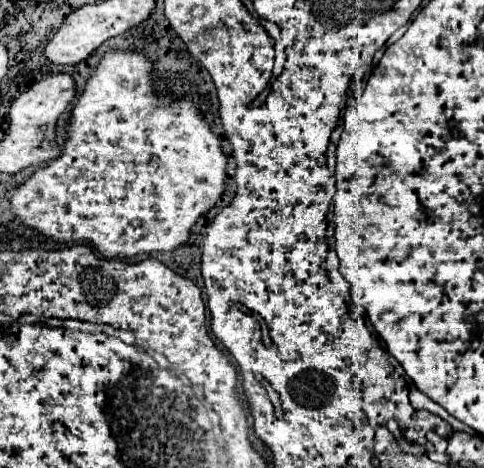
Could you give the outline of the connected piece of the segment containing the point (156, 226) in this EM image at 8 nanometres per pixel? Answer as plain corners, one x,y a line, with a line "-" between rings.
108,52
104,60
98,64
94,74
88,78
86,88
72,112
72,118
68,122
68,142
64,144
62,156
50,162
50,166
40,168
34,172
32,178
28,178
24,184
20,184
12,198
10,208
12,212
30,228
42,232
44,236
54,238
56,242
88,242
94,244
106,258
124,258
124,256
136,256
136,254
152,254
152,252
168,252
184,244
190,236
190,228
198,220
198,216
206,210
210,210
224,190
224,178
226,178
226,156
220,150
220,140
212,134
210,126
204,122
198,108
190,102
168,102
160,100
154,94
154,82
150,76
152,64
142,52

